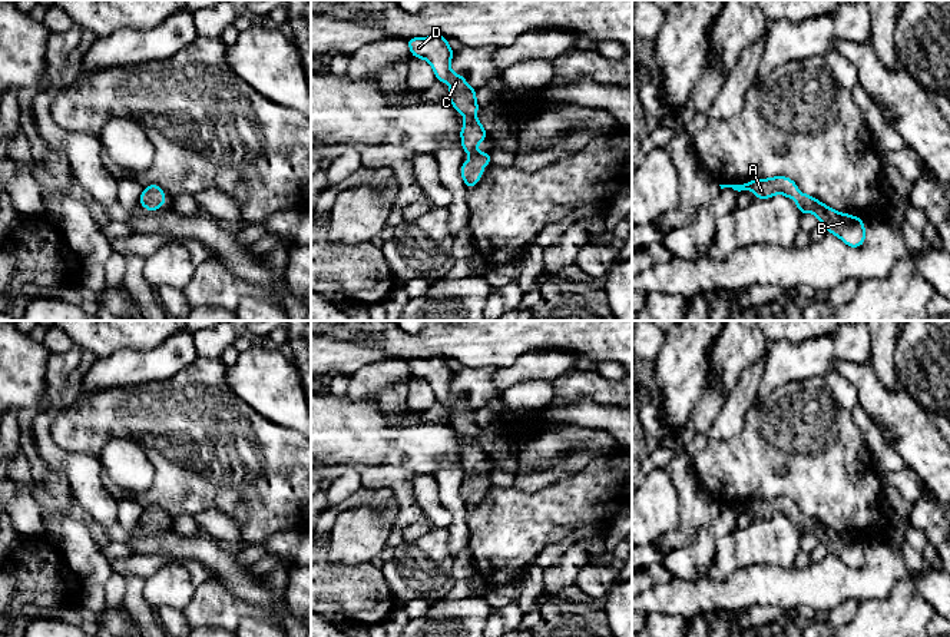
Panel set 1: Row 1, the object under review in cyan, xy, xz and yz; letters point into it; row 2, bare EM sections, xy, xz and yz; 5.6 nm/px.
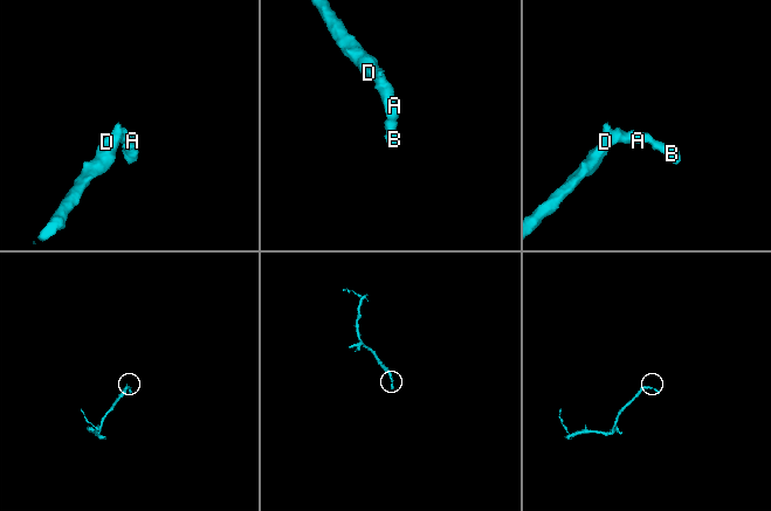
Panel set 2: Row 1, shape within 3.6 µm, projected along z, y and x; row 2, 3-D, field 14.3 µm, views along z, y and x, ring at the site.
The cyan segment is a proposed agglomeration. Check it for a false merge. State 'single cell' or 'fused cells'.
single cell

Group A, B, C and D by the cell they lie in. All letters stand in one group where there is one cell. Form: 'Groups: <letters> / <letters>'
Groups: A B C D

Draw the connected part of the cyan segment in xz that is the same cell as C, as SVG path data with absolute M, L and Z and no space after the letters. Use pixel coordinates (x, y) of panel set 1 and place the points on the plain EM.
M434 355L430 358L407 359L410 372L417 379L427 381L436 395L436 399L450 405L447 419L453 428L464 437L464 447L460 451L461 467L464 472L474 481L464 480L461 485L461 498L467 510L471 510L483 497L483 488L491 482L490 474L477 472L476 467L483 462L487 452L477 441L476 409L466 404L461 395L456 395L450 389L450 382L454 375L446 358Z

